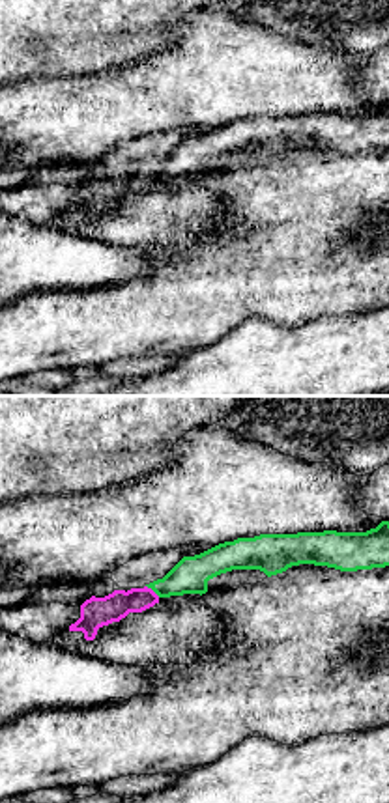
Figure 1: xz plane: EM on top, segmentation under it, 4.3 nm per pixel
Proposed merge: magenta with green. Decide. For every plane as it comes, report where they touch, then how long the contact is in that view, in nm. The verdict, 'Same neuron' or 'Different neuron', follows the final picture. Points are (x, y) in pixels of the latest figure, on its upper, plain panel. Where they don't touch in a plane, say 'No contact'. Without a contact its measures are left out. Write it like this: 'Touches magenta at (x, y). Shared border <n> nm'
Touches magenta at (152, 172). Shared border 80 nm

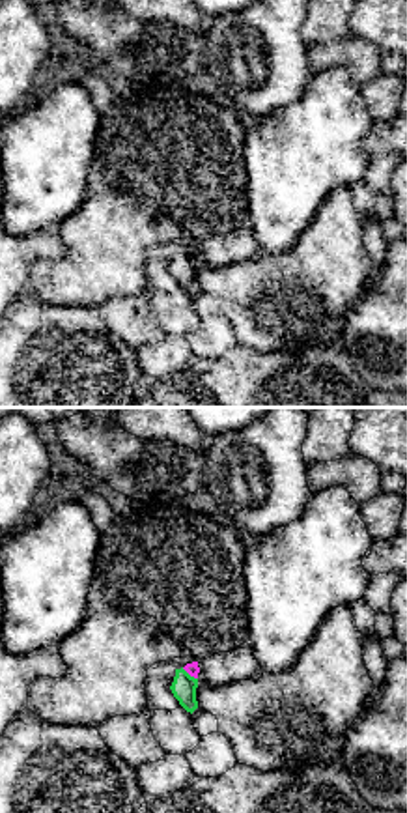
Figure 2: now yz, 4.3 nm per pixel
Touches magenta at (189, 255). Shared border 90 nm

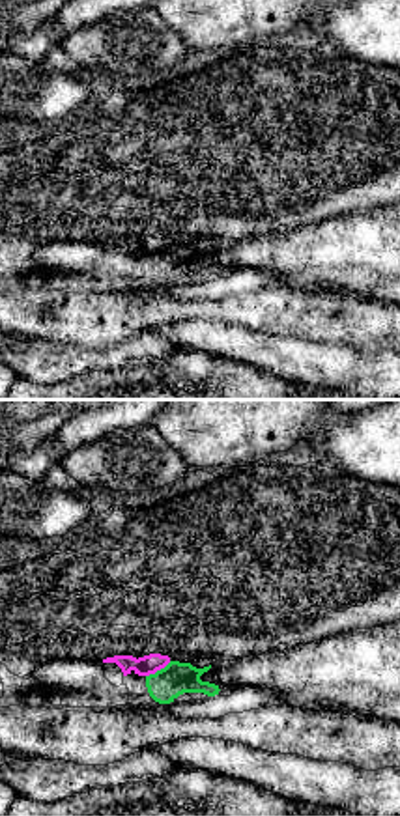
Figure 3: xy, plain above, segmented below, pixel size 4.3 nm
Touches magenta at (157, 251). Shared border 130 nm

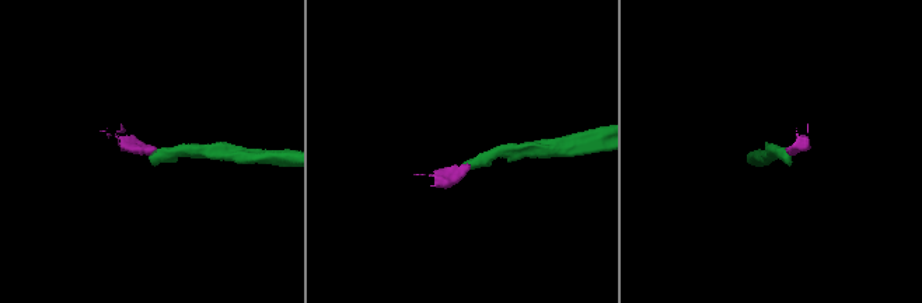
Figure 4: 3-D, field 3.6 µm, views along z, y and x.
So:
Different neuron

